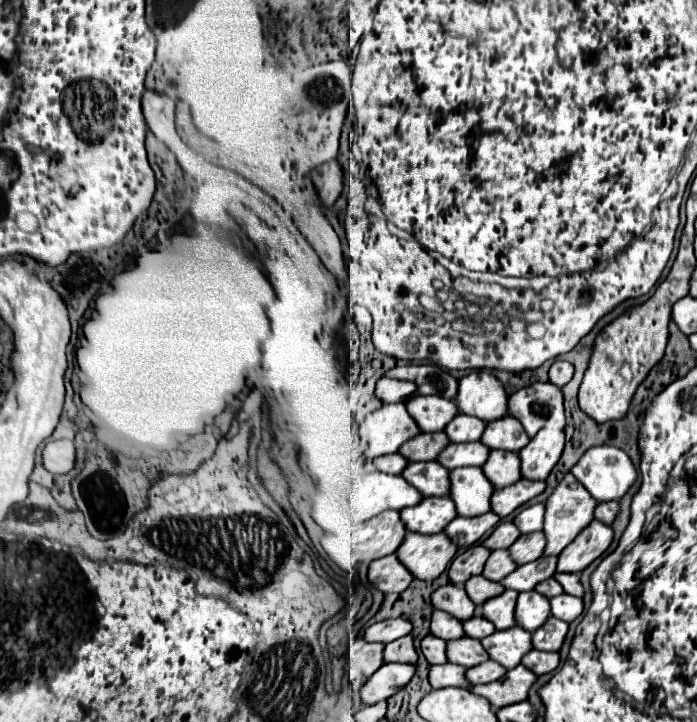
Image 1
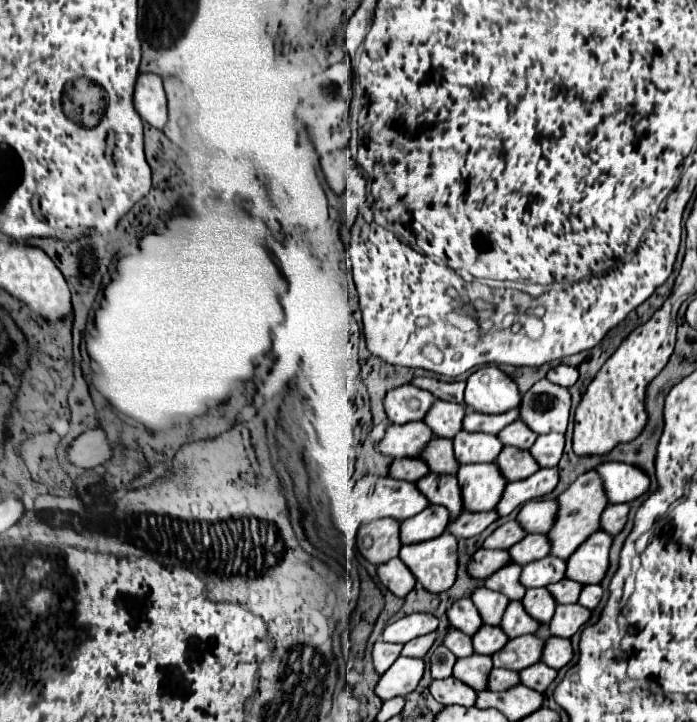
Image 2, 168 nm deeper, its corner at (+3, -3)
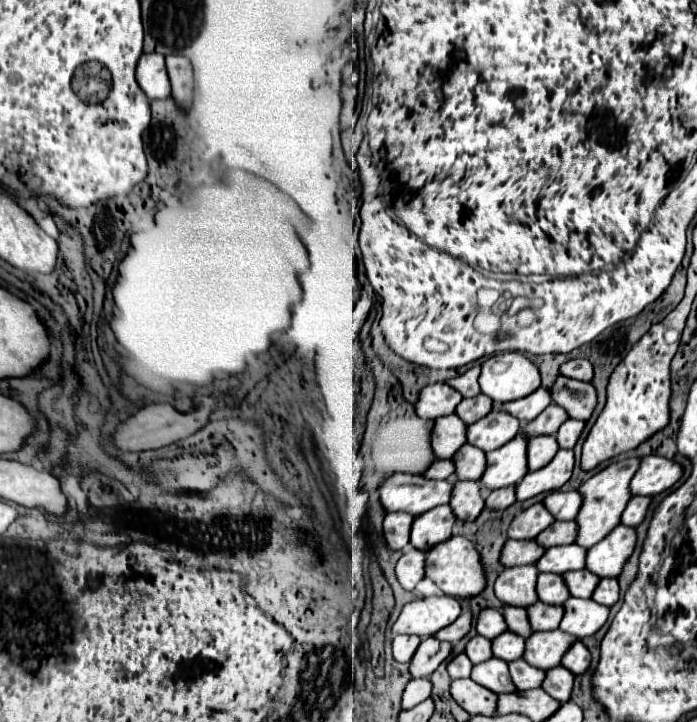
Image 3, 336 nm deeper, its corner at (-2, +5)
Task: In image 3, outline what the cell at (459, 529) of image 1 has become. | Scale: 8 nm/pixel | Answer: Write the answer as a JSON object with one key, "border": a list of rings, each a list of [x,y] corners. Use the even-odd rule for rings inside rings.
{"border":[[[512,484],[512,488],[498,488],[490,492],[490,496],[486,498],[486,508],[508,508],[510,504],[514,504],[516,502],[514,486],[516,484]]]}

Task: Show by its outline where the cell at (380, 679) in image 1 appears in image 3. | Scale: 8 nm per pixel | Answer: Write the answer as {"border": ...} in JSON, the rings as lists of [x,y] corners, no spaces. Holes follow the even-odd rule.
{"border":[[[436,638],[424,640],[410,662],[412,678],[430,678],[432,672],[452,654],[452,648],[450,642],[440,642]]]}

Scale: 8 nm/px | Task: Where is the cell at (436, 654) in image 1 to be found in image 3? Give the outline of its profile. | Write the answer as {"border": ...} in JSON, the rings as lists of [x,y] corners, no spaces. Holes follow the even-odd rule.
{"border":[[[466,654],[454,656],[452,662],[448,664],[448,672],[452,678],[470,678],[470,668],[472,668],[472,662],[468,660]]]}

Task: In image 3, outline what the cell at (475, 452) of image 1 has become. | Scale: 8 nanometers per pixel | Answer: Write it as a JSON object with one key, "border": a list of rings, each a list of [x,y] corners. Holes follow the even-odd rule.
{"border":[[[494,410],[482,420],[470,424],[466,436],[472,446],[482,448],[484,452],[492,452],[510,442],[518,434],[518,430],[520,422],[514,416],[502,410]]]}

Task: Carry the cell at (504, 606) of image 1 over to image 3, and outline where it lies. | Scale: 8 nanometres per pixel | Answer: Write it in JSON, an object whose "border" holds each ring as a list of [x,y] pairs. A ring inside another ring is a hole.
{"border":[[[536,602],[528,608],[528,618],[536,632],[556,630],[562,616],[564,616],[564,606],[550,606],[550,604]]]}

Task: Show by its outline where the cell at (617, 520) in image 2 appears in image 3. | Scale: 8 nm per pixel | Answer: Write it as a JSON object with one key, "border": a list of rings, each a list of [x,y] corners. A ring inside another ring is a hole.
{"border":[[[634,496],[630,500],[630,504],[628,504],[628,508],[624,510],[622,524],[626,524],[626,526],[638,526],[640,522],[644,522],[644,518],[648,514],[648,508],[650,508],[650,502],[652,502],[650,496]]]}

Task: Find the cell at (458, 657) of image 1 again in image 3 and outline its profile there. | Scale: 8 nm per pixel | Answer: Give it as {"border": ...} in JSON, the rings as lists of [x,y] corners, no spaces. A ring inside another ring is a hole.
{"border":[[[492,658],[488,662],[482,662],[482,664],[476,664],[472,668],[472,680],[496,694],[508,694],[508,692],[518,692],[514,688],[514,682],[510,680],[510,670],[508,670],[508,664],[498,660],[498,658]]]}

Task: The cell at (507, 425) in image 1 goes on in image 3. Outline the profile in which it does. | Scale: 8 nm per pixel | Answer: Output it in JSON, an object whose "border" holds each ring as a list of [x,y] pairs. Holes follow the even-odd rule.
{"border":[[[550,404],[546,408],[546,412],[542,412],[542,416],[534,418],[532,422],[528,422],[522,432],[526,432],[528,436],[536,436],[536,434],[554,434],[558,432],[558,428],[568,420],[570,416],[566,416],[564,408],[558,408],[558,404]]]}

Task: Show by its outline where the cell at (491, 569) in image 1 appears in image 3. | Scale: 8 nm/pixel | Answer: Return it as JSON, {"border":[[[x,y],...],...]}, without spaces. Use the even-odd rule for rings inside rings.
{"border":[[[534,566],[506,568],[506,570],[496,578],[496,586],[494,586],[496,598],[498,598],[502,604],[528,608],[530,604],[538,602],[536,576],[538,576],[538,568],[534,568]]]}

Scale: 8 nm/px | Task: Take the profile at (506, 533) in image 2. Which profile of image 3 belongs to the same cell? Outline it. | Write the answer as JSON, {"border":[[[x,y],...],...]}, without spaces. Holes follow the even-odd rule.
{"border":[[[534,504],[514,518],[508,534],[512,538],[536,538],[552,522],[554,522],[554,516],[544,508],[544,504]]]}

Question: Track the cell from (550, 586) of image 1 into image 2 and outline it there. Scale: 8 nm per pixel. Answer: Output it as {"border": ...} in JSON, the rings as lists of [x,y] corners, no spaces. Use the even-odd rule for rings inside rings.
{"border":[[[565,578],[565,580],[559,580],[559,582],[555,582],[555,584],[549,584],[547,590],[553,594],[553,598],[555,598],[557,604],[573,604],[573,602],[577,602],[577,598],[579,598],[581,584]]]}

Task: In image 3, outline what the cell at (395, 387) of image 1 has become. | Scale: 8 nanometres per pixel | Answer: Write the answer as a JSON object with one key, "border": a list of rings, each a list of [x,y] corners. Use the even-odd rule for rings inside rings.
{"border":[[[430,384],[420,392],[416,406],[416,414],[424,420],[436,420],[438,416],[454,414],[458,402],[462,402],[462,394],[448,384]]]}

